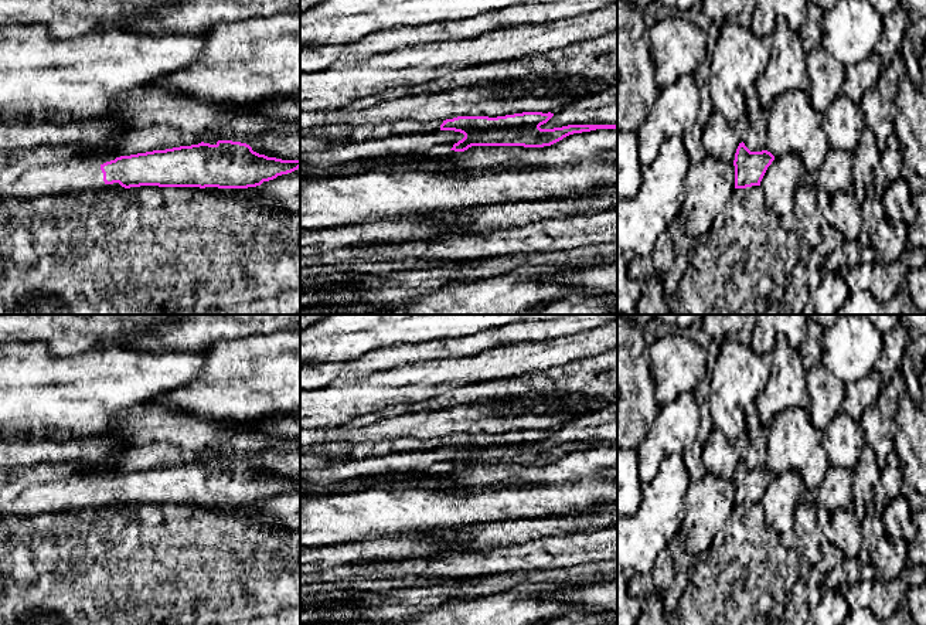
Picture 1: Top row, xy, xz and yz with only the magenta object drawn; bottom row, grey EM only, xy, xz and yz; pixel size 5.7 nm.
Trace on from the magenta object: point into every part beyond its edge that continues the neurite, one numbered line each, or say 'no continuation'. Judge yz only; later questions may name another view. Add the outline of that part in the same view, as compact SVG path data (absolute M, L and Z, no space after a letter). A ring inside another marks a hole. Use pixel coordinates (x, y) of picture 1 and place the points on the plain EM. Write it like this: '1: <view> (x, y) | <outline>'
no continuation

